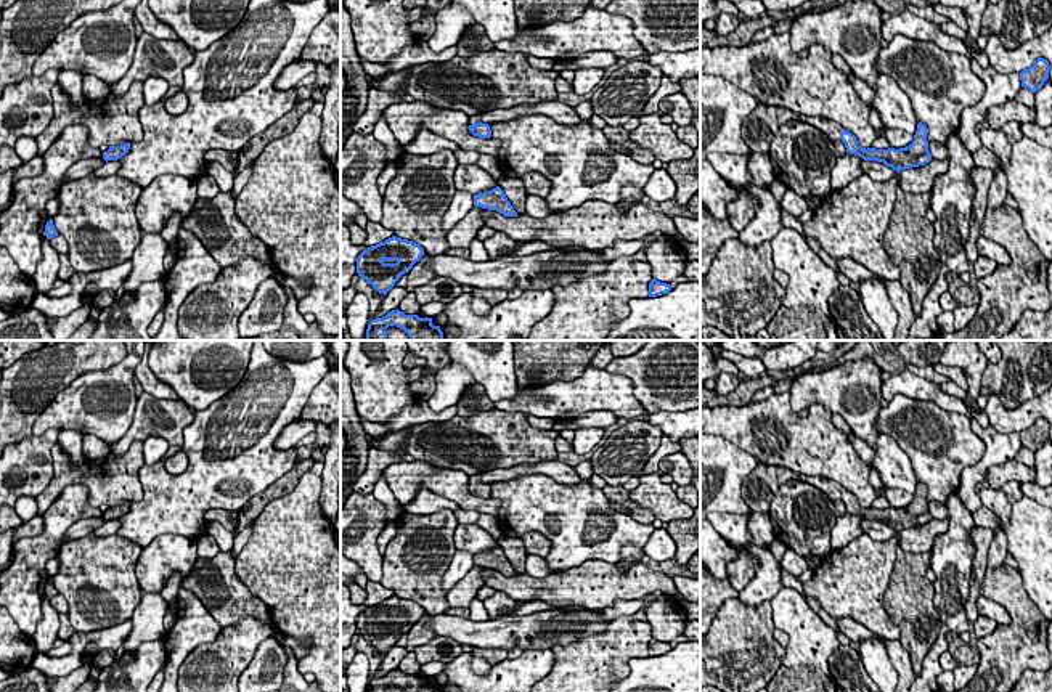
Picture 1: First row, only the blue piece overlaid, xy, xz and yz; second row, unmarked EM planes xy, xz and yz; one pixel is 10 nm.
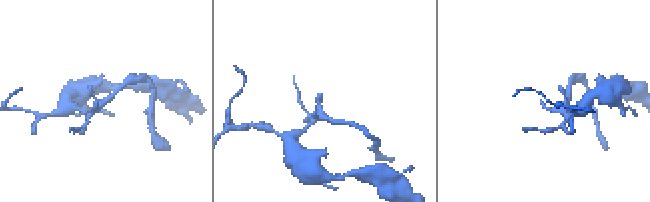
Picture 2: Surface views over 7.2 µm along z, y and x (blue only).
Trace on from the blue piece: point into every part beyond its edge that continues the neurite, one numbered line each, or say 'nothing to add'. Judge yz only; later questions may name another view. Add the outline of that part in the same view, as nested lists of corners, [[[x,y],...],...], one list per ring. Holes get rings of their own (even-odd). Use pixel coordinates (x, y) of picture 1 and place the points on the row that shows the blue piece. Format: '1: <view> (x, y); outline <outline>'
1: yz (829, 127); outline [[[797,116],[797,120],[814,125],[822,133],[826,133],[827,138],[834,143],[840,140],[840,125],[834,120],[822,119],[822,117],[811,119],[808,116]]]

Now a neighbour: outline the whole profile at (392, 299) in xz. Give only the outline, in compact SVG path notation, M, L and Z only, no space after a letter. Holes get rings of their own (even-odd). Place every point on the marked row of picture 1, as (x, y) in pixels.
M393 286L382 299L382 302L379 303L379 308L376 310L376 313L368 318L368 321L376 320L376 318L382 318L385 316L389 311L397 310L400 302L406 297L408 291L406 287L397 287Z

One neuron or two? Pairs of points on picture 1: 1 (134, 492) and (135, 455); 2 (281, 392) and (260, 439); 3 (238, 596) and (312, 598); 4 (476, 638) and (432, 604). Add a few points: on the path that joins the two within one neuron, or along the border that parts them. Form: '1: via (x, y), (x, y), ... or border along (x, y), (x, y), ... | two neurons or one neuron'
1: via (130, 482), (130, 464) | one neuron
2: via (270, 403), (260, 413), (260, 427) | one neuron
3: border along (233, 564), (235, 575), (267, 606), (269, 614) | two neurons
4: border along (424, 609), (431, 614), (444, 614) | two neurons

